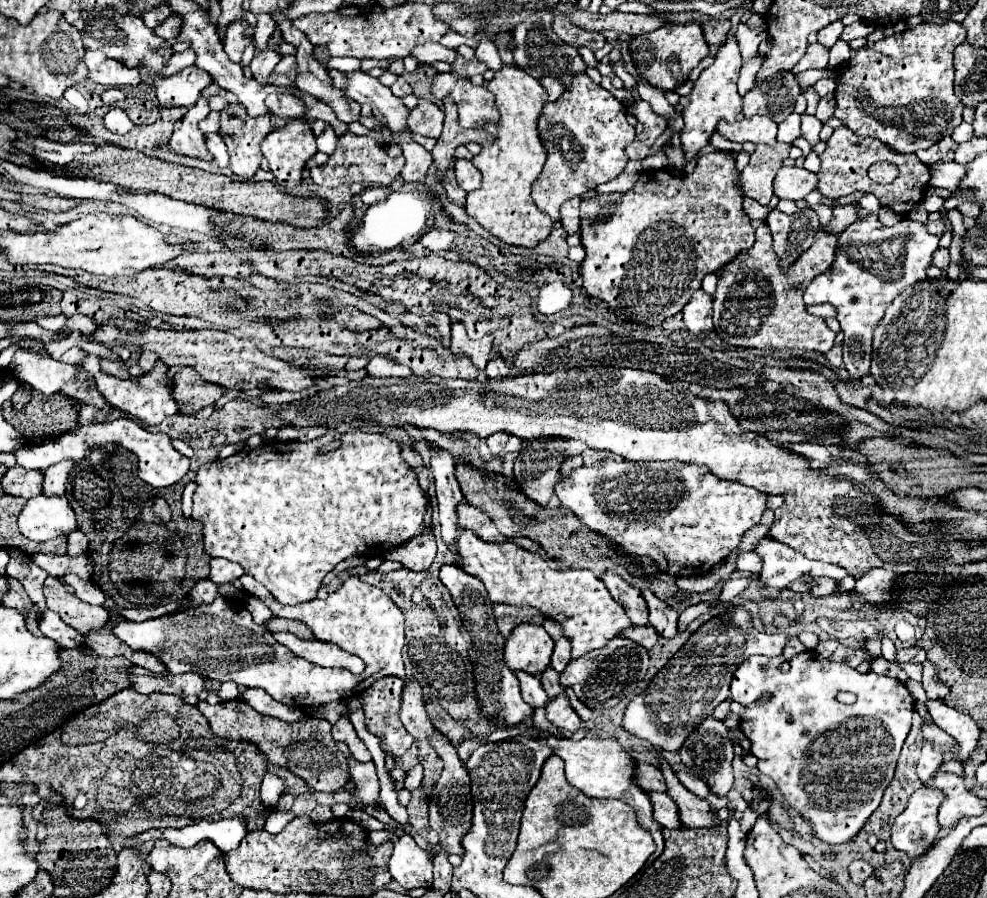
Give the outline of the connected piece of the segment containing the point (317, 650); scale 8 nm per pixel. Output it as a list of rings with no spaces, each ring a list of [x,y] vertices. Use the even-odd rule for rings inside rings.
[[[279,632],[273,636],[277,642],[281,642],[283,646],[289,646],[297,656],[303,656],[305,660],[309,660],[313,664],[329,666],[329,668],[345,668],[345,670],[351,670],[353,674],[361,674],[365,668],[365,664],[361,662],[359,656],[353,656],[335,644],[327,644],[327,642],[319,642],[319,640],[303,642],[289,632]]]

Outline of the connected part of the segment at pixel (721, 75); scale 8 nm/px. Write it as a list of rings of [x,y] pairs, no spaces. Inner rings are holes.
[[[727,36],[725,42],[721,44],[719,52],[715,54],[715,64],[705,68],[697,82],[693,84],[691,94],[681,96],[681,106],[683,106],[683,120],[685,128],[681,130],[681,144],[685,148],[687,160],[691,160],[703,146],[707,146],[709,136],[713,134],[717,122],[725,118],[727,122],[735,122],[735,116],[741,112],[741,96],[737,92],[737,78],[741,70],[741,52],[739,52],[739,42],[735,36]]]

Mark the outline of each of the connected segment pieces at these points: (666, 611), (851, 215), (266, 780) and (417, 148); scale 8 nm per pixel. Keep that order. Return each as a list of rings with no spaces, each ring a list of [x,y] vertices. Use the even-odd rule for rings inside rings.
[[[643,590],[643,598],[649,606],[649,624],[665,638],[675,636],[679,612],[673,606],[669,606],[667,602],[663,602],[661,598],[657,598],[651,590]]]
[[[849,202],[845,206],[835,206],[833,208],[833,218],[831,222],[823,228],[825,232],[831,232],[831,234],[841,234],[849,224],[853,224],[859,216],[857,216],[857,204]]]
[[[265,774],[261,782],[261,802],[265,808],[275,808],[279,796],[283,794],[283,780],[277,778],[275,774]]]
[[[406,131],[402,134],[395,134],[391,132],[391,140],[399,146],[402,150],[403,156],[405,156],[405,166],[403,166],[403,180],[405,182],[419,182],[425,178],[427,174],[427,168],[431,164],[431,154],[421,146],[417,144],[411,137],[411,132]]]

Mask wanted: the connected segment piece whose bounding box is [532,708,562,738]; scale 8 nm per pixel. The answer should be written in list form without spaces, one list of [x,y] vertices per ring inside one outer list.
[[[537,708],[533,710],[533,724],[534,726],[548,731],[551,735],[561,738],[561,732],[557,727],[555,727],[553,724],[549,723],[548,720],[546,720],[546,713],[545,713],[545,708]]]

